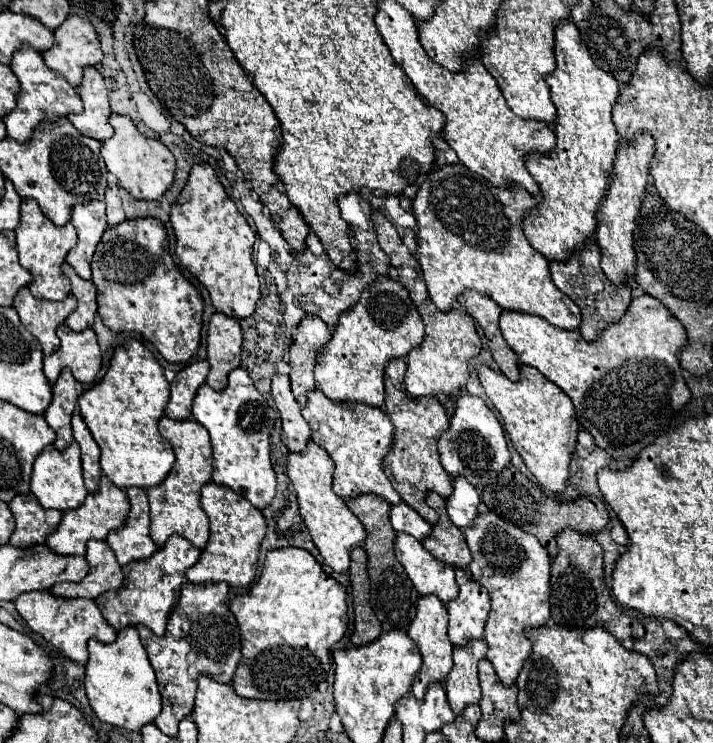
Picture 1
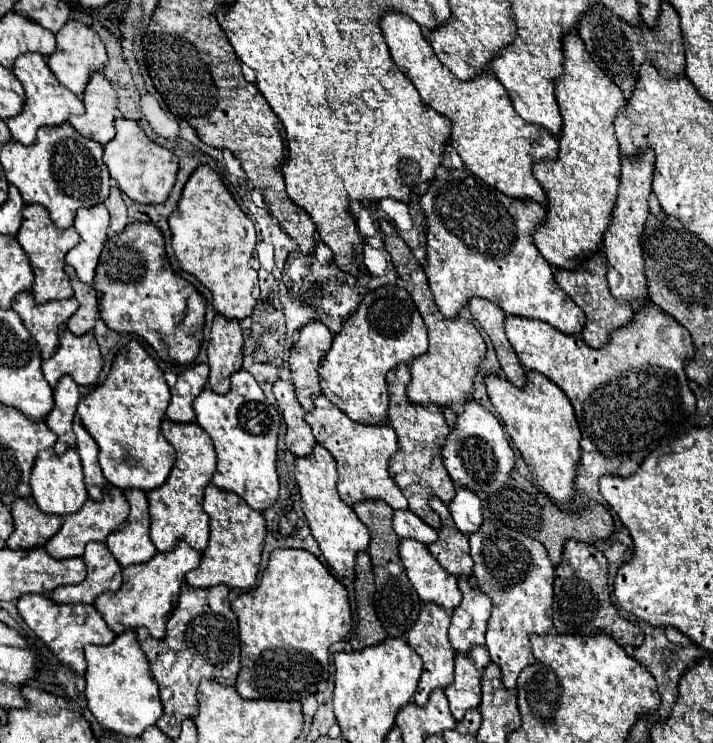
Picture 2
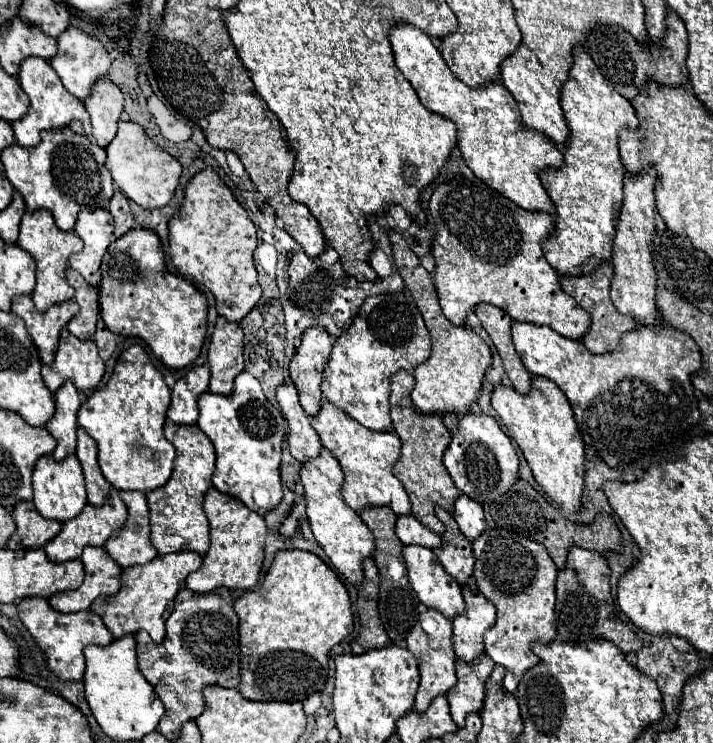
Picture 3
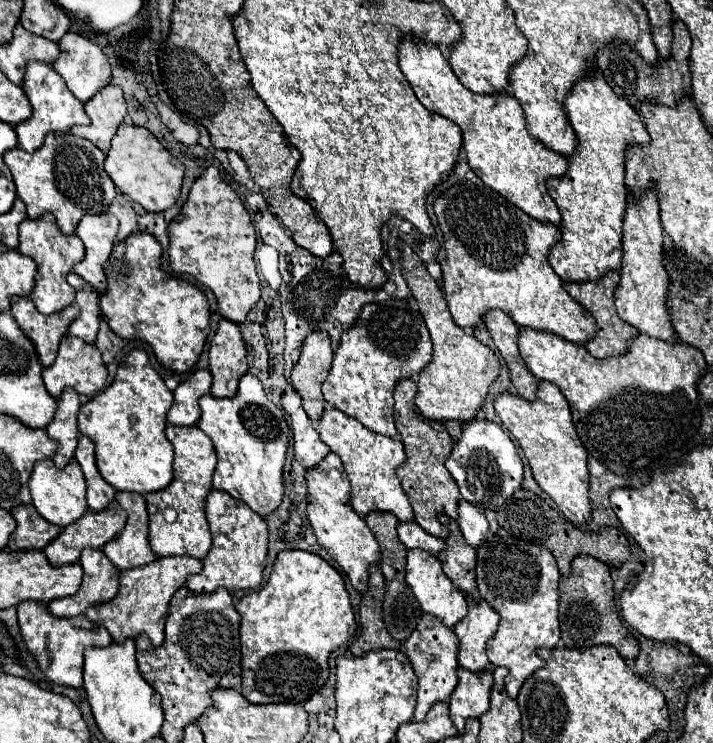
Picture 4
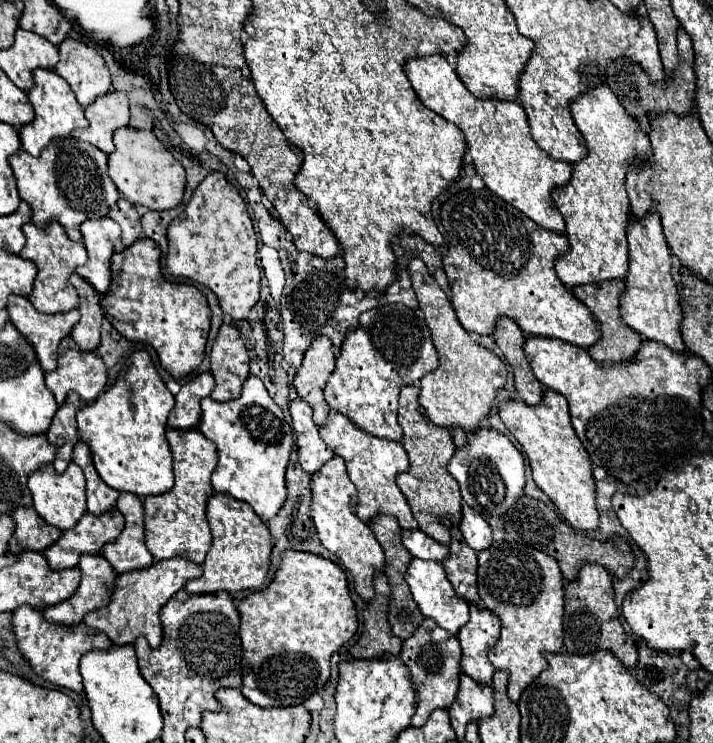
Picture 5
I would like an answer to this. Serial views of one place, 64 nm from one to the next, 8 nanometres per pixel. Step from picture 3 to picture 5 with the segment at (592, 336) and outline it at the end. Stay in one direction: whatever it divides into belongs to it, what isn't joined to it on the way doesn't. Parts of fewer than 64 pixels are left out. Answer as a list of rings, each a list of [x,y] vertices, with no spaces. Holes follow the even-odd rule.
[[[604,280],[602,284],[580,284],[580,286],[574,286],[572,288],[572,294],[584,302],[590,312],[596,316],[596,320],[600,322],[600,330],[602,330],[602,336],[596,344],[592,344],[592,348],[588,348],[590,356],[600,362],[600,364],[614,364],[614,362],[624,362],[628,358],[632,358],[640,344],[642,344],[642,338],[638,332],[634,332],[630,326],[626,326],[620,318],[620,312],[618,312],[618,296],[624,288],[624,280]]]

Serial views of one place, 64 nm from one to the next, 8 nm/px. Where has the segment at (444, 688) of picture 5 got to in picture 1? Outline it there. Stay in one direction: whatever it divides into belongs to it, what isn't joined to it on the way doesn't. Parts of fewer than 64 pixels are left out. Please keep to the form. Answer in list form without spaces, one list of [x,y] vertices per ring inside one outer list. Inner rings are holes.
[[[428,594],[418,600],[418,612],[416,612],[414,622],[410,624],[408,634],[418,644],[420,654],[422,654],[422,668],[418,670],[416,678],[412,680],[412,694],[416,698],[422,698],[428,684],[444,682],[446,674],[452,668],[452,642],[448,640],[448,634],[446,634],[446,606],[442,604],[442,600],[438,596]]]

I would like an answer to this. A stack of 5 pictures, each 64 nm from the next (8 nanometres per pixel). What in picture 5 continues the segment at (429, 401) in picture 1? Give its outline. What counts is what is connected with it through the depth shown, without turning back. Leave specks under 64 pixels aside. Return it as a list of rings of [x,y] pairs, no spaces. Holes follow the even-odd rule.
[[[408,384],[400,390],[400,400],[398,400],[398,424],[404,432],[402,444],[408,452],[410,466],[406,472],[398,476],[398,486],[402,494],[406,496],[412,514],[418,522],[418,528],[426,532],[430,538],[448,544],[450,542],[450,530],[442,524],[442,518],[448,518],[450,522],[458,524],[462,518],[462,498],[460,498],[460,488],[458,482],[450,476],[446,470],[448,460],[452,458],[456,446],[452,442],[452,436],[448,428],[432,424],[426,414],[422,412],[422,406],[418,404],[418,394],[420,388],[416,384]]]

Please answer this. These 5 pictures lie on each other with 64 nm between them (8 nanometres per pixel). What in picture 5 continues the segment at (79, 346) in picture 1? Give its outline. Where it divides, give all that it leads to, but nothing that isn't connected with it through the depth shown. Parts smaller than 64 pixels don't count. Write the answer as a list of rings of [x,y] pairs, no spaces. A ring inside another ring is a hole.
[[[66,336],[58,348],[58,368],[46,372],[46,386],[54,394],[58,404],[64,404],[68,392],[80,394],[86,402],[92,402],[104,392],[106,366],[96,352],[84,352],[78,344]]]

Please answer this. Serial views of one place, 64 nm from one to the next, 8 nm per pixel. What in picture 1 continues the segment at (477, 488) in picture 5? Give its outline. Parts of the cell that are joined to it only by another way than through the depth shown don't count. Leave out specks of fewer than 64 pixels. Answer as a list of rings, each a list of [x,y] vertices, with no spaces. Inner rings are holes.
[[[462,394],[456,398],[456,410],[450,418],[450,428],[442,432],[438,440],[438,454],[444,470],[450,476],[466,476],[476,488],[488,486],[496,480],[498,472],[510,466],[510,452],[506,448],[504,428],[496,414],[472,394]]]

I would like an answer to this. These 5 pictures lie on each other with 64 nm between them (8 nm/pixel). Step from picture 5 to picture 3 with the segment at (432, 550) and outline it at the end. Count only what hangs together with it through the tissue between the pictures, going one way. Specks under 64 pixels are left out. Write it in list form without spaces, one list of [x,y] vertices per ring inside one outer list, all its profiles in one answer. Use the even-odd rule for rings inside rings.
[[[412,514],[398,516],[398,520],[396,520],[396,536],[400,538],[402,544],[420,544],[420,546],[426,546],[430,550],[434,550],[434,548],[438,548],[438,544],[442,544],[440,536],[434,534],[424,524],[420,524]]]

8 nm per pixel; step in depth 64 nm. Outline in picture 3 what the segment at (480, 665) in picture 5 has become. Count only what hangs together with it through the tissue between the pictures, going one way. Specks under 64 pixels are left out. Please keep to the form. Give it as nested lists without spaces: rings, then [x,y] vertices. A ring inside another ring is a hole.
[[[462,586],[464,592],[464,612],[452,622],[452,644],[460,660],[472,662],[484,652],[484,634],[494,624],[494,606],[480,592],[472,592]]]

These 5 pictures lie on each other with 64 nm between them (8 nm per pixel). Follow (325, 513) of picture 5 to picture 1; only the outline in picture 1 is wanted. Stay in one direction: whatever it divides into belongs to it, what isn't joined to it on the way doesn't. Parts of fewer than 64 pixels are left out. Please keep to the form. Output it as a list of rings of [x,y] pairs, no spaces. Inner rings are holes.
[[[308,442],[306,450],[302,452],[288,452],[286,458],[286,474],[296,488],[298,496],[298,512],[312,536],[314,546],[318,548],[320,556],[324,558],[324,564],[328,564],[334,572],[348,572],[350,566],[350,550],[366,538],[362,522],[346,508],[346,502],[334,494],[332,490],[332,474],[334,474],[334,462],[324,452],[322,446],[316,442]]]

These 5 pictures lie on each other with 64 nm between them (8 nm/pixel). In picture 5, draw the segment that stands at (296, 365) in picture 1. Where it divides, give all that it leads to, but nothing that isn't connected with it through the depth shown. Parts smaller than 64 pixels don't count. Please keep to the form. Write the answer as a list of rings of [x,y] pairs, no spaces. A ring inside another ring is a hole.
[[[318,334],[312,344],[308,346],[302,366],[294,376],[294,388],[302,400],[306,400],[312,406],[312,420],[322,426],[326,422],[326,416],[330,412],[322,388],[330,374],[334,372],[334,352],[332,342],[328,336]]]

